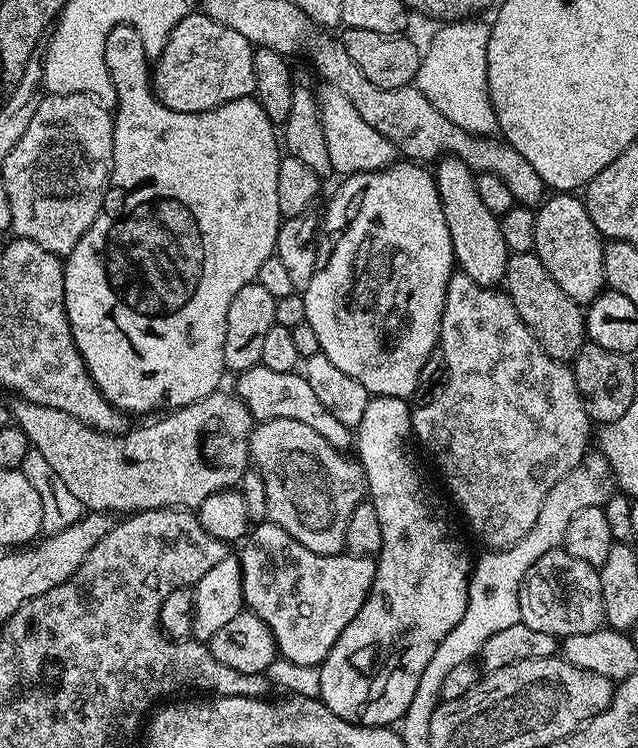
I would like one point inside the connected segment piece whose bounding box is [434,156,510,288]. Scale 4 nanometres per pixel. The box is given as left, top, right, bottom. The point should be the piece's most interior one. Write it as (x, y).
(478, 249)

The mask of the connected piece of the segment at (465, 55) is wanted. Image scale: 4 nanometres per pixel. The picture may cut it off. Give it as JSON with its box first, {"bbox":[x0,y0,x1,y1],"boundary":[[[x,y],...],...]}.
{"bbox":[414,18,497,136],"boundary":[[[465,18],[444,22],[432,36],[428,49],[423,49],[418,66],[418,74],[414,86],[426,98],[430,98],[430,106],[438,110],[438,114],[446,114],[454,126],[462,126],[472,136],[497,135],[496,115],[490,102],[488,89],[488,43],[490,28],[480,18]]]}

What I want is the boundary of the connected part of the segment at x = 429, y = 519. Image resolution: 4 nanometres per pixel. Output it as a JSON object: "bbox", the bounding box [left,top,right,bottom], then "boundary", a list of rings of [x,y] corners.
{"bbox":[319,396,474,728],"boundary":[[[372,396],[362,414],[362,422],[354,430],[354,452],[364,470],[367,499],[378,514],[378,526],[382,526],[382,546],[375,557],[374,582],[362,610],[358,610],[354,622],[342,630],[338,642],[334,642],[330,654],[319,665],[319,699],[338,718],[364,728],[386,728],[395,725],[404,715],[414,699],[422,670],[429,665],[442,640],[462,622],[467,608],[468,579],[474,565],[473,557],[468,557],[467,546],[447,524],[443,502],[428,489],[427,478],[412,461],[408,440],[413,439],[413,409],[408,408],[408,403],[403,396]]]}

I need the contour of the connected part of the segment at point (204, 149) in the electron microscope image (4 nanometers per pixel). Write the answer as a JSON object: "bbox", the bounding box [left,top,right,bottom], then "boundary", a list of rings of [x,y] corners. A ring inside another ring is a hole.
{"bbox":[63,24,282,414],"boundary":[[[119,24],[106,34],[104,47],[106,70],[114,82],[116,102],[114,105],[114,166],[104,199],[104,211],[94,218],[90,230],[82,234],[78,246],[63,261],[64,305],[70,322],[76,348],[82,354],[84,365],[92,375],[92,381],[109,404],[125,414],[132,412],[156,412],[184,408],[188,404],[206,398],[221,387],[220,379],[226,376],[224,366],[224,343],[226,342],[226,314],[234,294],[242,286],[253,283],[262,262],[276,250],[278,230],[282,217],[278,210],[278,166],[282,155],[282,144],[272,120],[252,96],[226,102],[205,112],[179,112],[170,110],[156,97],[150,83],[150,57],[142,46],[142,38],[129,26]]]}

